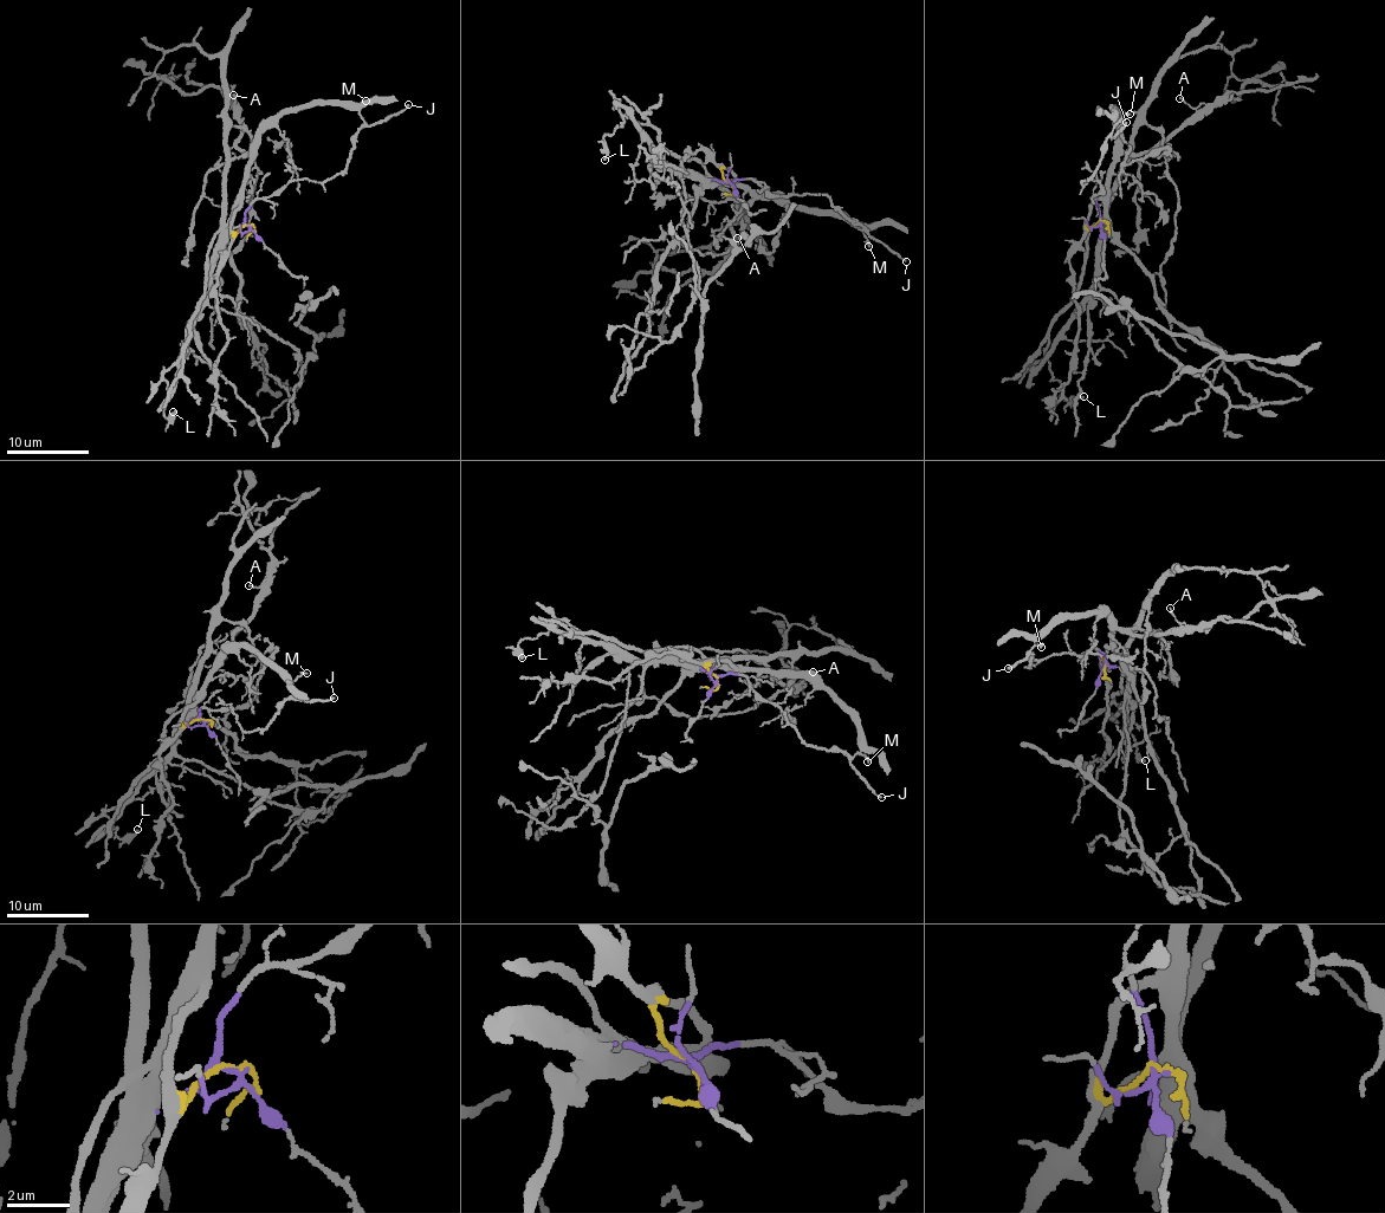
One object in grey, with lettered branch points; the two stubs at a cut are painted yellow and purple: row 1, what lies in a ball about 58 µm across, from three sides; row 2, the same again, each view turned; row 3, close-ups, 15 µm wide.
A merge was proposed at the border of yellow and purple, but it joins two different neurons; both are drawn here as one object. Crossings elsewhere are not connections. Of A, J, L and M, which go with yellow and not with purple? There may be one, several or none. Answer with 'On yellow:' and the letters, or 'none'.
On yellow: A, L

